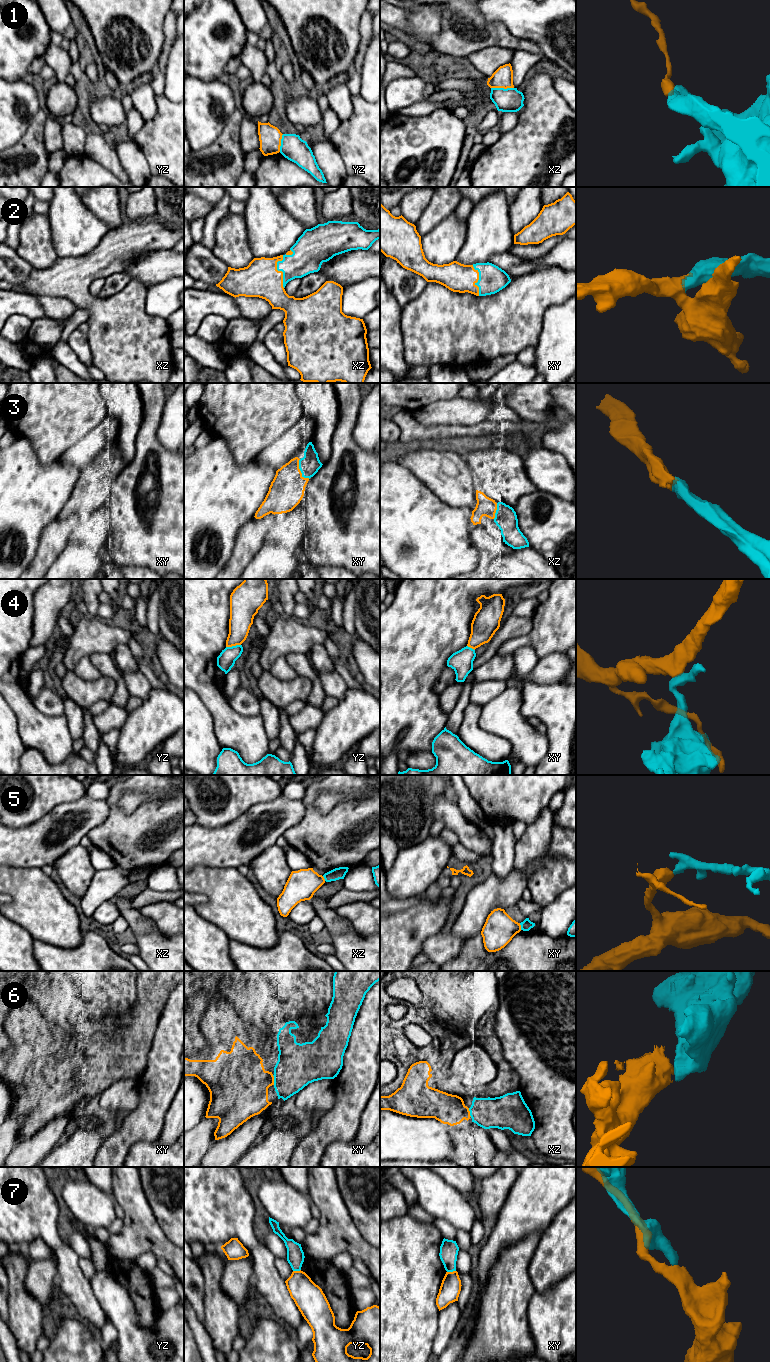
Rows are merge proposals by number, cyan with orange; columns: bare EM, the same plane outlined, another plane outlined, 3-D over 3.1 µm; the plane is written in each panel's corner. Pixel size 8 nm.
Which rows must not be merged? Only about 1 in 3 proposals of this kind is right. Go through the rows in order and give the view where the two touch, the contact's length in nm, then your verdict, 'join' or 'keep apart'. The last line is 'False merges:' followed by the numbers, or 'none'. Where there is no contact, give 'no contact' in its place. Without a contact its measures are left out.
1: contact in xz; length 180 nm; keep apart
2: contact in xz; length 260 nm; join
3: contact in xy; length 180 nm; join
4: contact in yz; length 120 nm; keep apart
5: contact in xy; length 60 nm; keep apart
6: contact in xy; length 80 nm; join
7: contact in xy; length 70 nm; keep apart
False merges: 1, 4, 5, 7

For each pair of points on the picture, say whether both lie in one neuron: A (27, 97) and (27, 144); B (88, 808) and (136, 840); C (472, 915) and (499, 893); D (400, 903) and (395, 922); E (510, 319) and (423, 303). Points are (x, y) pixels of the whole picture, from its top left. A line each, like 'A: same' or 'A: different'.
A: different
B: different
C: same
D: different
E: same

